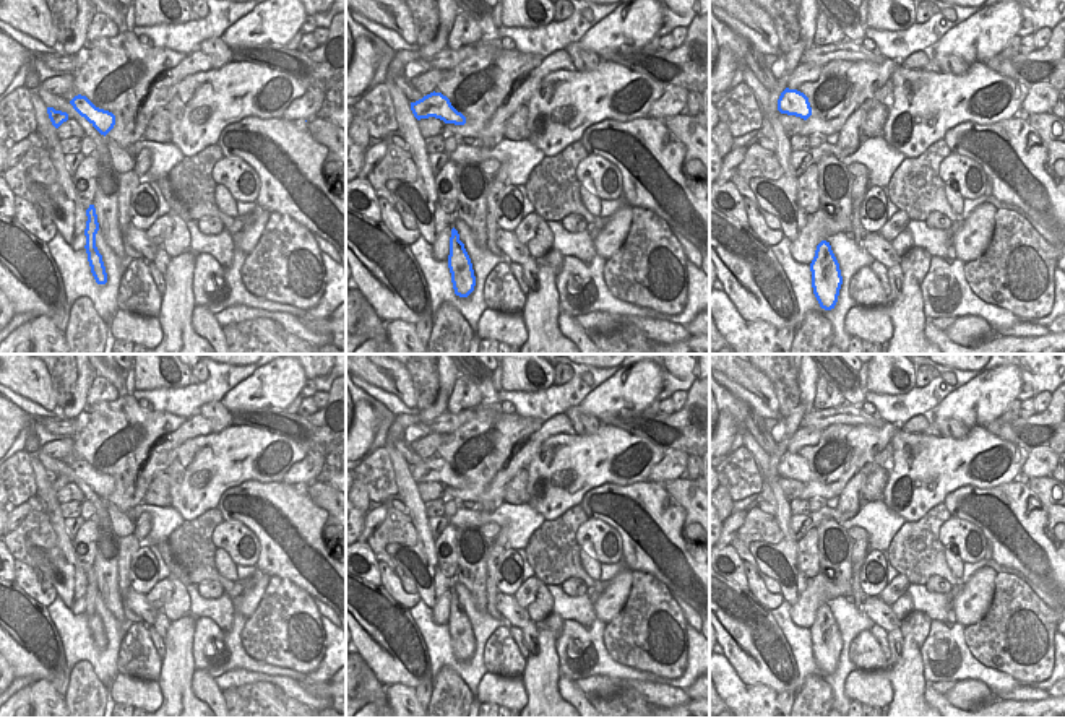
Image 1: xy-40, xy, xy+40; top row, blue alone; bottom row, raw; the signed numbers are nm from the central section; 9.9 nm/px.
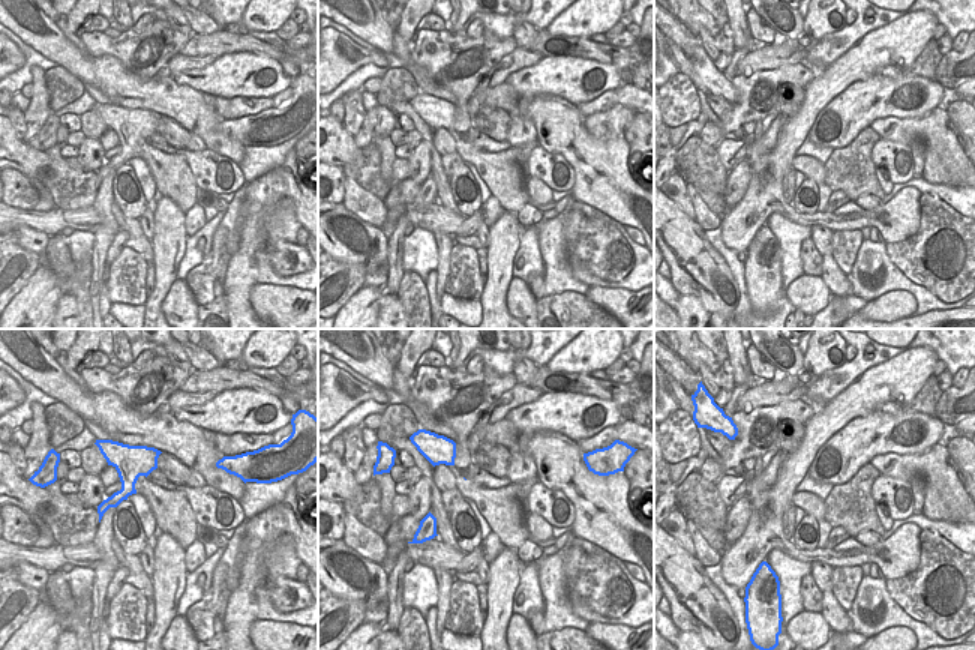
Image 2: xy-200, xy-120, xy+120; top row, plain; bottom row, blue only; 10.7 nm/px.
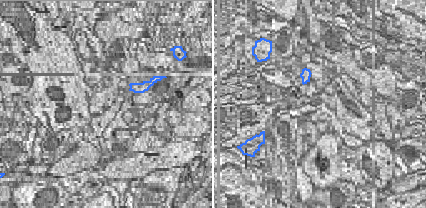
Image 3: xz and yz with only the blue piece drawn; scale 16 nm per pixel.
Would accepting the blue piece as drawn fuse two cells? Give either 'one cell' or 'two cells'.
two cells

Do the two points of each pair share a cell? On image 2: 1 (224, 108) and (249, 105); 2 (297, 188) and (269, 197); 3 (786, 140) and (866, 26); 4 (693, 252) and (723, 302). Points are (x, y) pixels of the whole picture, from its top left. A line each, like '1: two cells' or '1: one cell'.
1: one cell
2: two cells
3: two cells
4: one cell

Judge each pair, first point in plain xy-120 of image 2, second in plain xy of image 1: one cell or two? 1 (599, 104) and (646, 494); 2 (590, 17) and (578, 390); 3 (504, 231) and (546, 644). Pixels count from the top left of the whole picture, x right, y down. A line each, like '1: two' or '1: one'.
1: two
2: two
3: one

